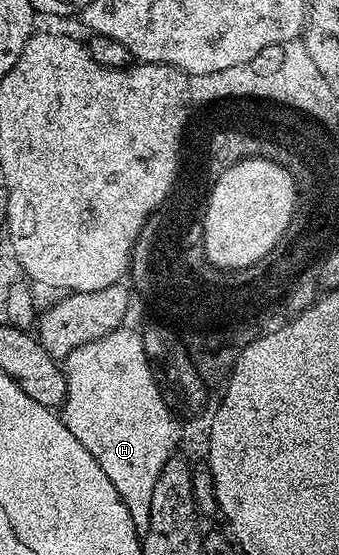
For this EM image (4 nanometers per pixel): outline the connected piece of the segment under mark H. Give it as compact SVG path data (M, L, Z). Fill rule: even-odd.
M133 327L115 328L92 342L84 342L84 346L76 346L72 354L64 357L64 371L66 402L60 409L62 419L116 486L124 506L128 506L128 514L132 514L134 529L146 528L146 512L150 512L152 506L156 480L170 457L175 455L173 444L177 431L164 407L162 395L155 389L156 382L152 382L143 333Z

